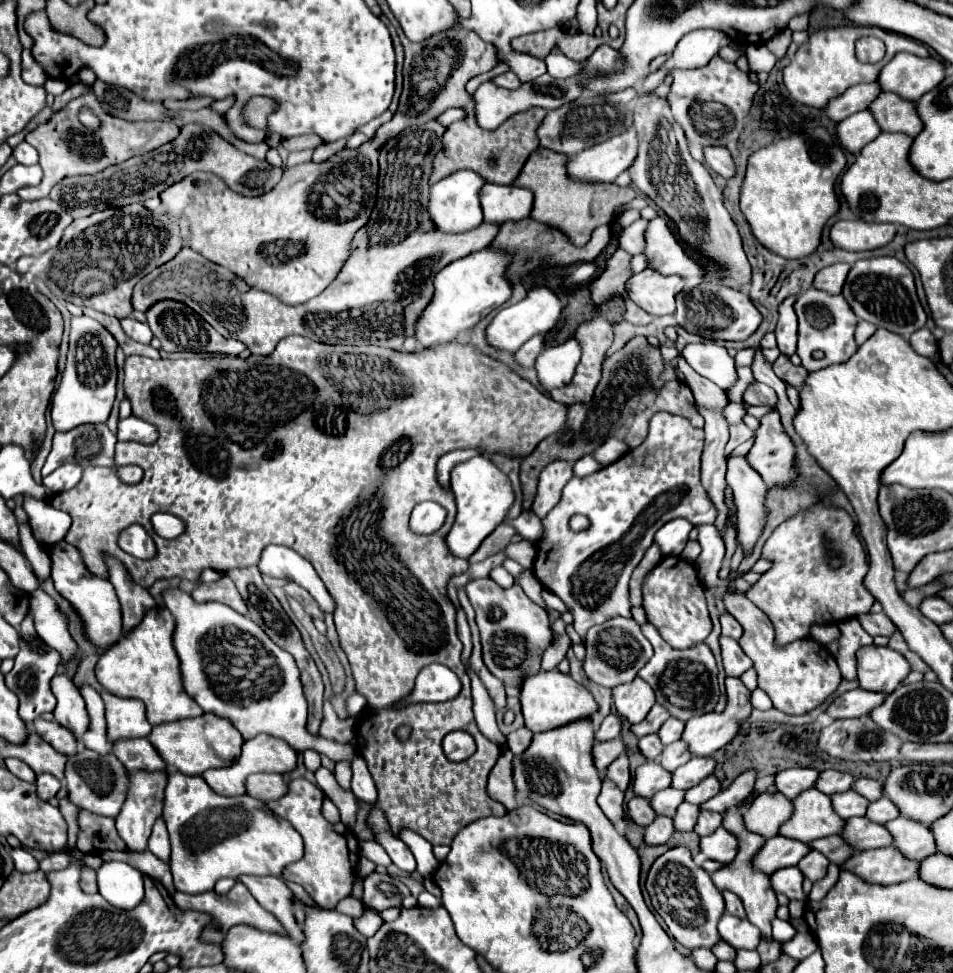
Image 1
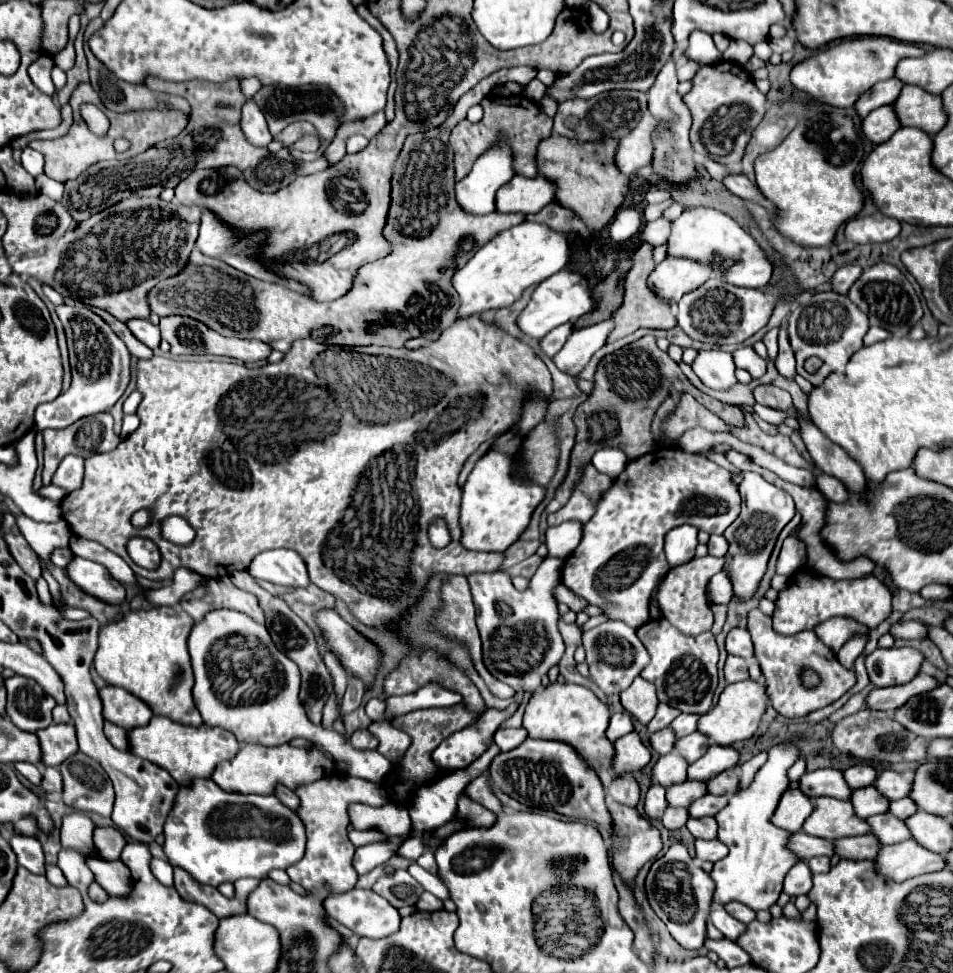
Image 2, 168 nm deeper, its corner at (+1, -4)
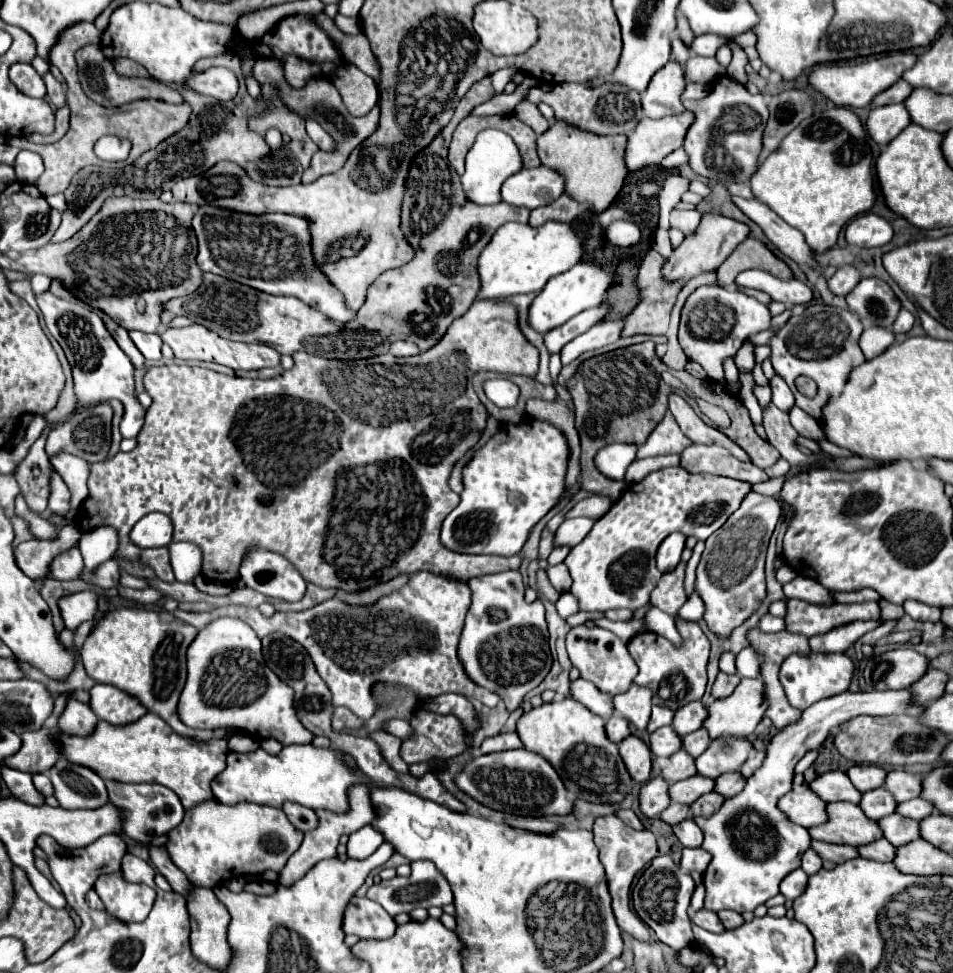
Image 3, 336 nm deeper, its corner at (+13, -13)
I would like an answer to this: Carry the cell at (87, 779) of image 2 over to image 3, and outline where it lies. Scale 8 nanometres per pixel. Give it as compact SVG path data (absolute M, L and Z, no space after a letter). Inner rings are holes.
M58 759L50 769L50 779L64 809L98 809L108 801L104 779L88 767Z

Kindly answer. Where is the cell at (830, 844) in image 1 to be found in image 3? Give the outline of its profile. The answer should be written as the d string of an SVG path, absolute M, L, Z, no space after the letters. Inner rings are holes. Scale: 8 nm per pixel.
M884 837L874 841L874 843L868 843L868 845L862 845L860 849L860 857L866 857L866 859L874 859L874 861L892 861L894 859L894 845L890 845L890 841L886 841Z

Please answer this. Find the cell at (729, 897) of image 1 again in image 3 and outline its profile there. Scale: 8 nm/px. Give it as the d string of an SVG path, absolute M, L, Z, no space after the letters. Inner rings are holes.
M720 911L718 917L720 917L720 921L722 921L722 925L726 929L736 929L736 927L740 927L744 923L742 915L736 913L736 911Z

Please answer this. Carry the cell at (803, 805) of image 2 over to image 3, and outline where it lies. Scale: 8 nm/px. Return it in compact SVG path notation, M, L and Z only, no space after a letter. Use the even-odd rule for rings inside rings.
M804 787L804 789L792 789L790 793L786 793L780 801L778 807L788 815L788 819L792 819L794 823L802 825L808 829L822 825L828 821L828 813L826 813L826 805L812 789Z

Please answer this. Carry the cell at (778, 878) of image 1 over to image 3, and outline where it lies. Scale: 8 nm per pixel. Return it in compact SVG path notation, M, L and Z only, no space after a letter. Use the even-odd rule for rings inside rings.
M796 869L796 871L792 871L790 875L786 875L786 877L782 879L782 883L780 883L780 893L782 893L788 901L792 901L792 899L800 897L800 893L804 893L806 881L808 881L808 875L806 875L802 869Z

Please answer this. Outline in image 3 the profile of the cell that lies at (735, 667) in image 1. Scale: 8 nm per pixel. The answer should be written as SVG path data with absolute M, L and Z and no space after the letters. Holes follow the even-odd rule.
M718 673L714 685L712 685L712 699L720 699L720 697L728 697L730 693L734 693L736 685L740 683L738 675L726 675L726 673Z

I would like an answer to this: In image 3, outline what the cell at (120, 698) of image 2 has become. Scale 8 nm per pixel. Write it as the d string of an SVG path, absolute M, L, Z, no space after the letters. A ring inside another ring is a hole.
M96 683L90 689L90 697L92 697L90 707L94 709L96 717L114 725L126 725L138 721L138 717L146 713L146 707L140 705L136 697L114 685Z

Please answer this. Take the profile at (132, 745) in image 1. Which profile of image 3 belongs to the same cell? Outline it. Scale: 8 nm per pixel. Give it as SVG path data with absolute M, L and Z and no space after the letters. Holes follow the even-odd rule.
M68 699L62 715L58 717L58 729L68 735L88 735L92 733L98 717L90 709L90 705L80 703L78 699Z

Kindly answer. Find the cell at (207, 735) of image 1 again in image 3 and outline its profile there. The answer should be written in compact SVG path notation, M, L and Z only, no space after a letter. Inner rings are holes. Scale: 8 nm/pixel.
M146 713L138 721L126 725L98 721L90 737L74 737L62 731L56 733L56 741L62 747L64 759L94 769L102 779L120 783L160 783L180 797L184 809L192 809L204 801L214 799L210 791L210 779L214 779L226 767L228 755L226 739L196 741L182 737L154 713Z

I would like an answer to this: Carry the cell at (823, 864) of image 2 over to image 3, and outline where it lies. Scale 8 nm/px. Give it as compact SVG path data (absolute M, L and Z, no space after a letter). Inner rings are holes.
M810 847L804 855L802 855L802 869L808 873L808 875L814 875L818 873L822 867L822 859L818 857L818 853L814 853L814 849Z

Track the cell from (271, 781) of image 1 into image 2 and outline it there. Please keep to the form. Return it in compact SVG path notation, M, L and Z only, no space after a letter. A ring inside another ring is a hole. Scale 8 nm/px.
M278 786L278 788L274 788L274 796L278 796L278 800L282 802L282 804L286 804L288 808L296 808L298 806L298 796L290 790L290 788L286 788L286 786Z

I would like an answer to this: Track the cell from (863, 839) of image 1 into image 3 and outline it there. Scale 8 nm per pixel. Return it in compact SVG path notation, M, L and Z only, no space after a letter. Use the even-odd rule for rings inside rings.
M892 813L890 817L882 817L880 821L880 827L882 827L882 833L884 837L894 845L894 847L900 847L900 845L906 845L914 839L920 839L920 831L918 831L918 821L912 821L908 817L902 817L900 813Z

